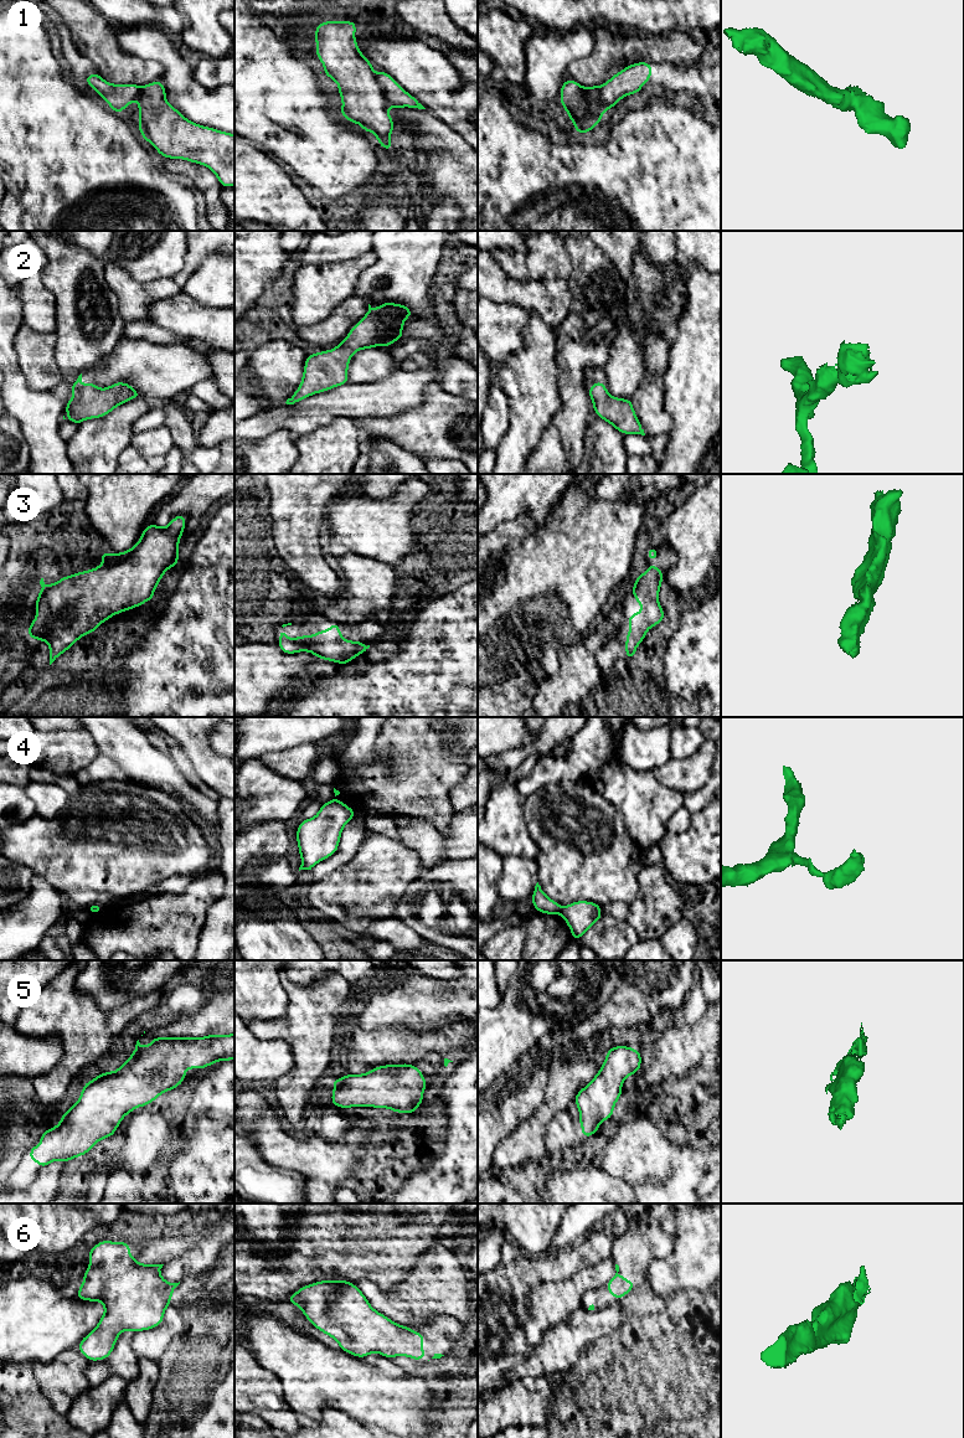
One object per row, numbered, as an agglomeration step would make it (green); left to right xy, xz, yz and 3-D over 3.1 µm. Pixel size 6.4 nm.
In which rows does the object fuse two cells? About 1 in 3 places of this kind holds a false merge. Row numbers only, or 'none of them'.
1, 4

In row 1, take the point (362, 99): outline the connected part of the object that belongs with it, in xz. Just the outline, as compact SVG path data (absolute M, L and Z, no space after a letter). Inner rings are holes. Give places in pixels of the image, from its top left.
M324 21L315 27L316 57L324 65L324 74L339 86L342 99L340 114L373 133L377 143L392 150L390 136L395 123L388 114L387 100L377 83L371 62L361 53L356 40L355 21Z

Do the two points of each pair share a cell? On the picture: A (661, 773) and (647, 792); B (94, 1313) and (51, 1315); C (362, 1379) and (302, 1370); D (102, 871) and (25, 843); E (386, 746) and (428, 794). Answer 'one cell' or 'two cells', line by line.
A: two cells
B: one cell
C: one cell
D: one cell
E: one cell

